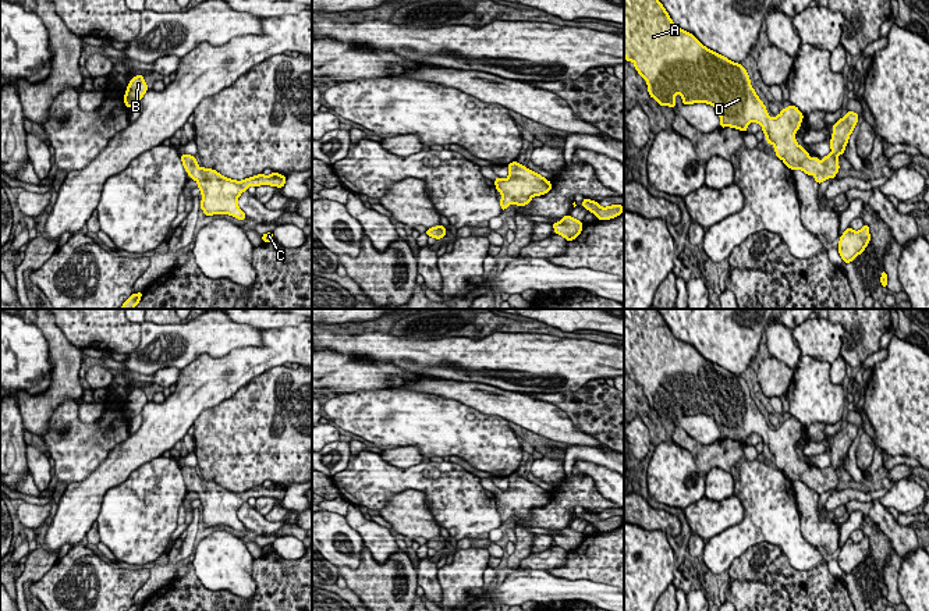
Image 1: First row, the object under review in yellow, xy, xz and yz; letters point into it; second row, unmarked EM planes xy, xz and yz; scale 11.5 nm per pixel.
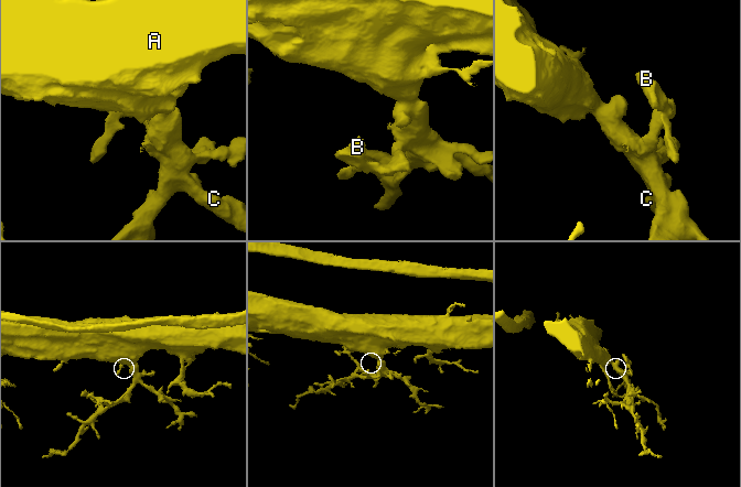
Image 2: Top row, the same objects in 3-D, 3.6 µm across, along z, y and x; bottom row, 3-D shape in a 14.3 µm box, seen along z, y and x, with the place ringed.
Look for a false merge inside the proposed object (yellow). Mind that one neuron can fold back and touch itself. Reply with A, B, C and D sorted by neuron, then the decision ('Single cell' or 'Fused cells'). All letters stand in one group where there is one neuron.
Groups: A B C D. Single cell

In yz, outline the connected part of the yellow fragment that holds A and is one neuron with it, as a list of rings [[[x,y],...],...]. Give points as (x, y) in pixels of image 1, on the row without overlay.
[[[624,309],[624,369],[632,373],[638,386],[648,394],[648,404],[659,418],[676,419],[676,406],[682,409],[684,416],[708,415],[720,427],[720,438],[731,438],[747,443],[749,434],[762,437],[767,457],[774,458],[776,468],[791,482],[802,482],[820,495],[838,484],[837,468],[844,465],[848,450],[858,434],[858,426],[847,426],[833,437],[830,451],[832,465],[819,470],[809,469],[795,452],[795,444],[801,438],[802,424],[791,416],[772,430],[766,418],[751,398],[751,391],[742,376],[737,376],[724,367],[705,359],[692,345],[674,337],[670,327],[657,309]]]

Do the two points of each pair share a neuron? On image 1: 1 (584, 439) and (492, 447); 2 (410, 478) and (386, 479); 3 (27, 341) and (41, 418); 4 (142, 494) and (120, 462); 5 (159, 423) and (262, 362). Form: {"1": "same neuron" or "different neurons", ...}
{"1": "different neurons", "2": "same neuron", "3": "different neurons", "4": "different neurons", "5": "same neuron"}

